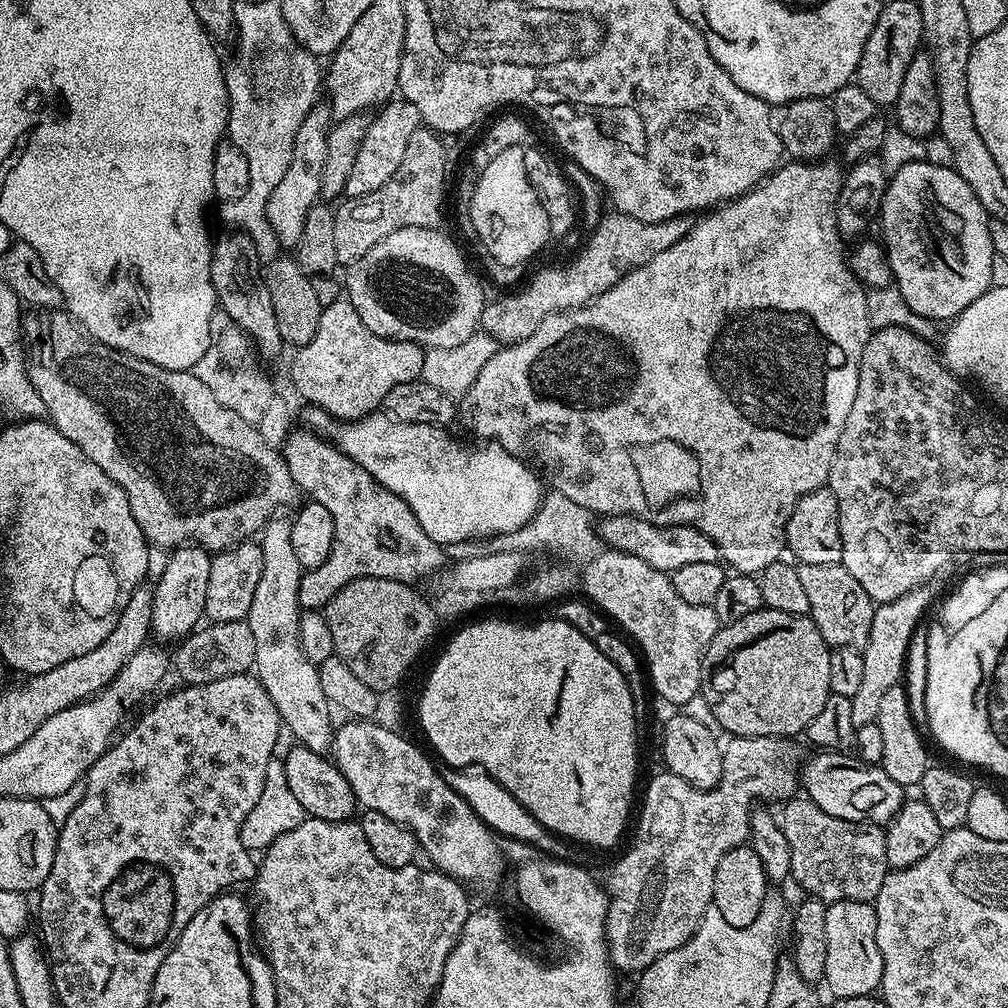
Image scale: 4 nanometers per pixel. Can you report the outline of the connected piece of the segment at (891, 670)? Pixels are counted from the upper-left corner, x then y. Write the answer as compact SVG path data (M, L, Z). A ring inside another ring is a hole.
M929 582L910 590L910 594L902 594L902 598L894 598L885 604L876 604L874 622L870 622L870 638L866 638L866 646L862 649L862 686L858 694L851 696L852 713L857 725L875 724L882 694L901 683L904 679L906 654L912 641L912 635L921 627L920 619L924 611L932 604L936 596L935 583Z

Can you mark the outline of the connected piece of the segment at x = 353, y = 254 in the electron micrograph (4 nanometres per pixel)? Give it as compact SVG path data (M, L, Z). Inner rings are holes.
M427 126L414 130L406 145L406 158L394 170L386 186L365 196L345 199L334 211L334 243L340 264L351 266L382 238L403 228L436 228L444 212L444 179L448 176L448 152L439 135Z

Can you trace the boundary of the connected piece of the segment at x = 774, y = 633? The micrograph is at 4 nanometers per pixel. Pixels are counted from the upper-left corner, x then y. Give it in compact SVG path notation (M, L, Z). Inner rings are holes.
M762 607L754 614L746 614L746 618L738 618L738 622L726 624L719 632L714 634L710 646L704 655L702 662L702 674L700 675L700 690L710 702L710 710L714 710L714 718L718 718L721 729L732 736L778 736L781 738L796 738L796 735L807 733L810 722L814 722L815 716L826 706L826 698L832 695L830 686L830 649L828 643L822 638L818 626L812 621L811 616L795 616L794 614L782 614L782 610Z

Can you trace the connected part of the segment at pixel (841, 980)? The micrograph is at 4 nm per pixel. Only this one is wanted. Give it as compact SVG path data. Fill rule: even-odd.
M843 900L842 902L834 902L828 905L826 910L826 974L823 983L828 984L828 988L833 992L836 1000L845 1000L846 998L858 998L859 996L873 995L879 989L882 982L882 950L878 950L878 938L876 937L876 909L869 902L850 902Z

